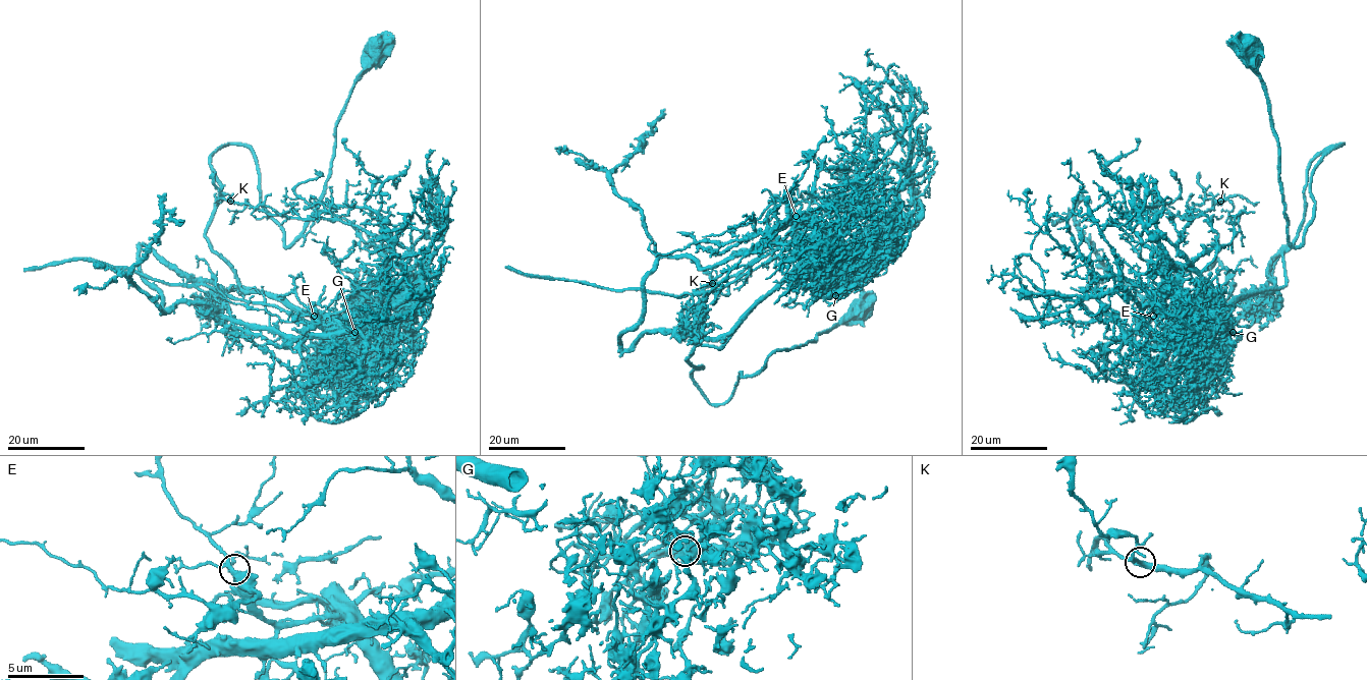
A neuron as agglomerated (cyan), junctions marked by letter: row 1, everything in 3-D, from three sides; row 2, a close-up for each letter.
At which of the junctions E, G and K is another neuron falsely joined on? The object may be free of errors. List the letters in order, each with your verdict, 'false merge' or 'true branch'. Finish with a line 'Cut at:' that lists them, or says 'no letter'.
E: true branch
G: false merge
K: true branch
Cut at: G

